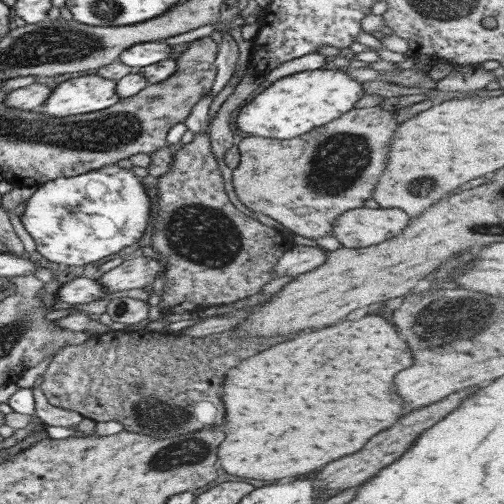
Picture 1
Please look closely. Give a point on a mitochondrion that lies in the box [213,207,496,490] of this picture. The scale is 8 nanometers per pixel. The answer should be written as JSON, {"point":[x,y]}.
{"point":[434,316]}

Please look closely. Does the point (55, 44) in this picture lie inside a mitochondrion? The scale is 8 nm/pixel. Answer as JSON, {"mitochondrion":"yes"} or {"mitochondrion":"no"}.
{"mitochondrion":"yes"}

